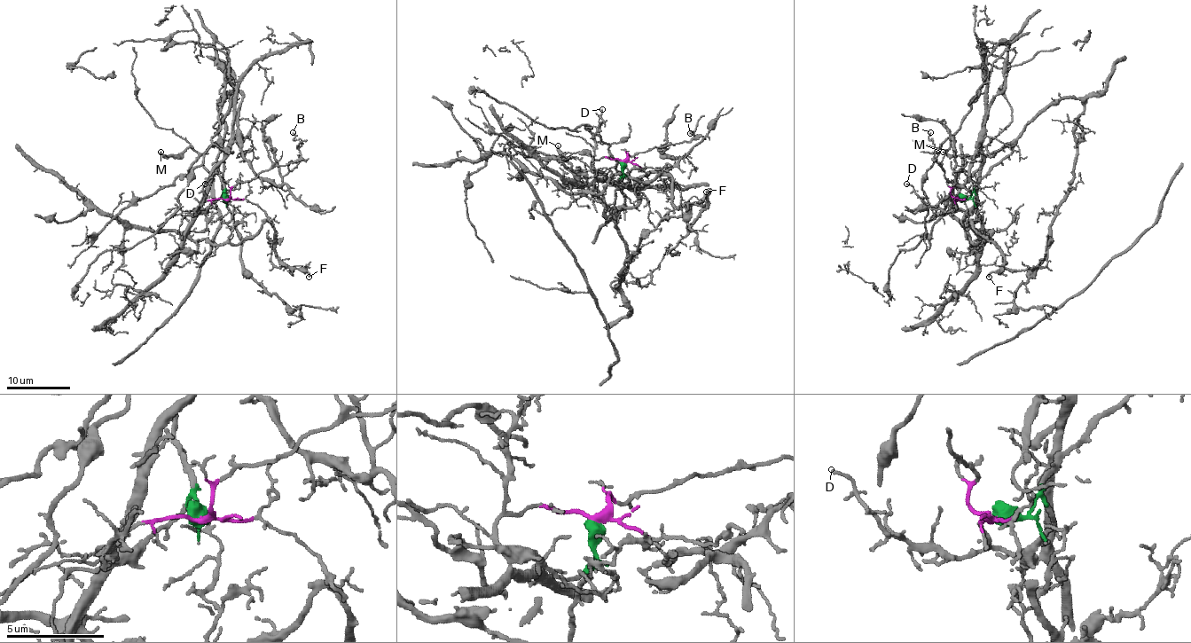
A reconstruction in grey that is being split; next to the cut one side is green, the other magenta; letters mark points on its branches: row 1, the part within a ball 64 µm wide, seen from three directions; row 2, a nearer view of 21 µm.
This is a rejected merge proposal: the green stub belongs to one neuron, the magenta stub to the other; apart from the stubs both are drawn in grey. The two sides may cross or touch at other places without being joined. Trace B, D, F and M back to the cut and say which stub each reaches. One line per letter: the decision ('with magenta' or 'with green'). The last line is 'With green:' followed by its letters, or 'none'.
B: with magenta
D: with magenta
F: with green
M: with green
With green: F, M

